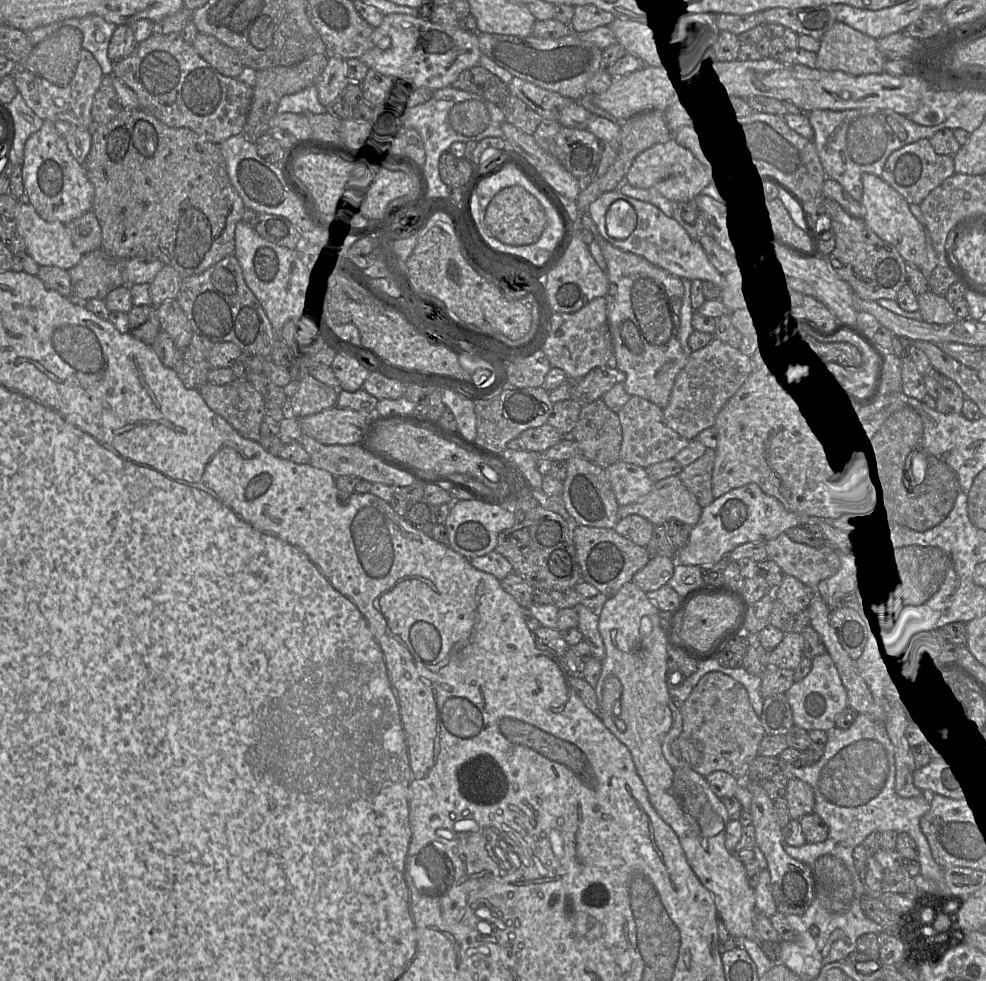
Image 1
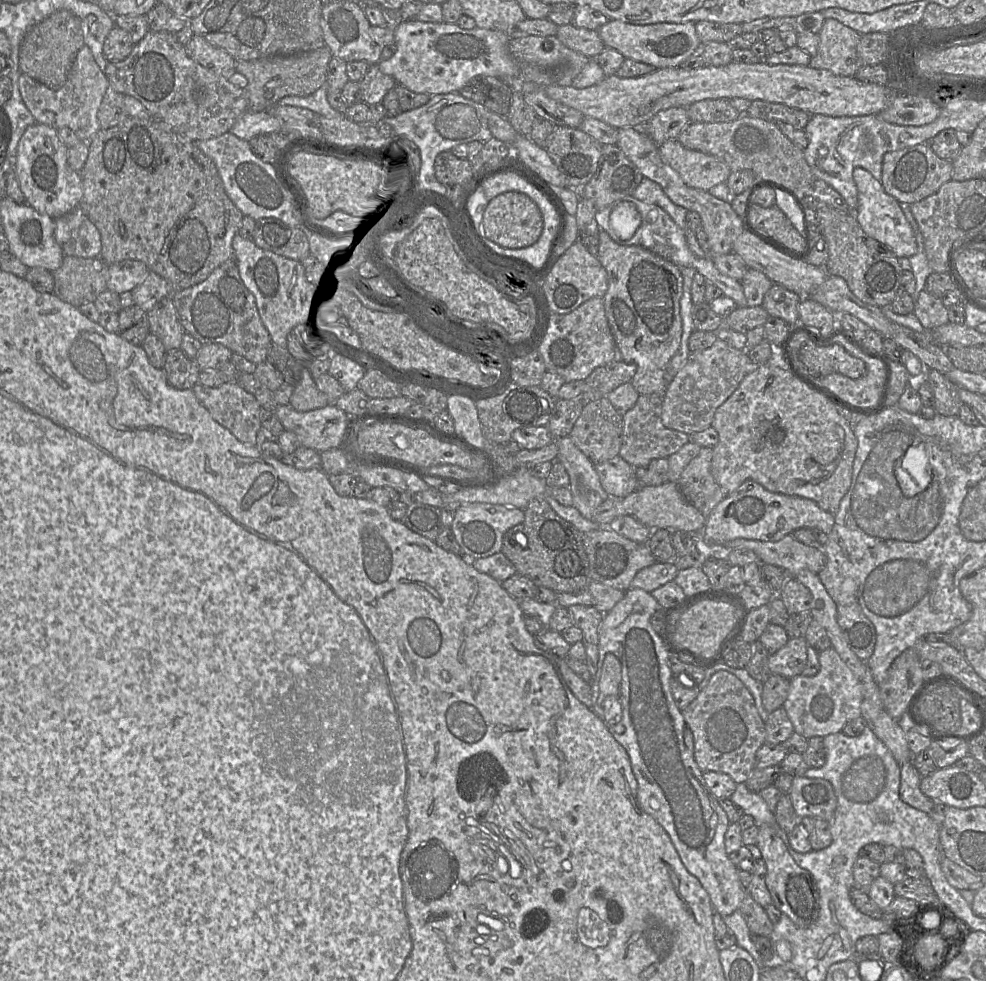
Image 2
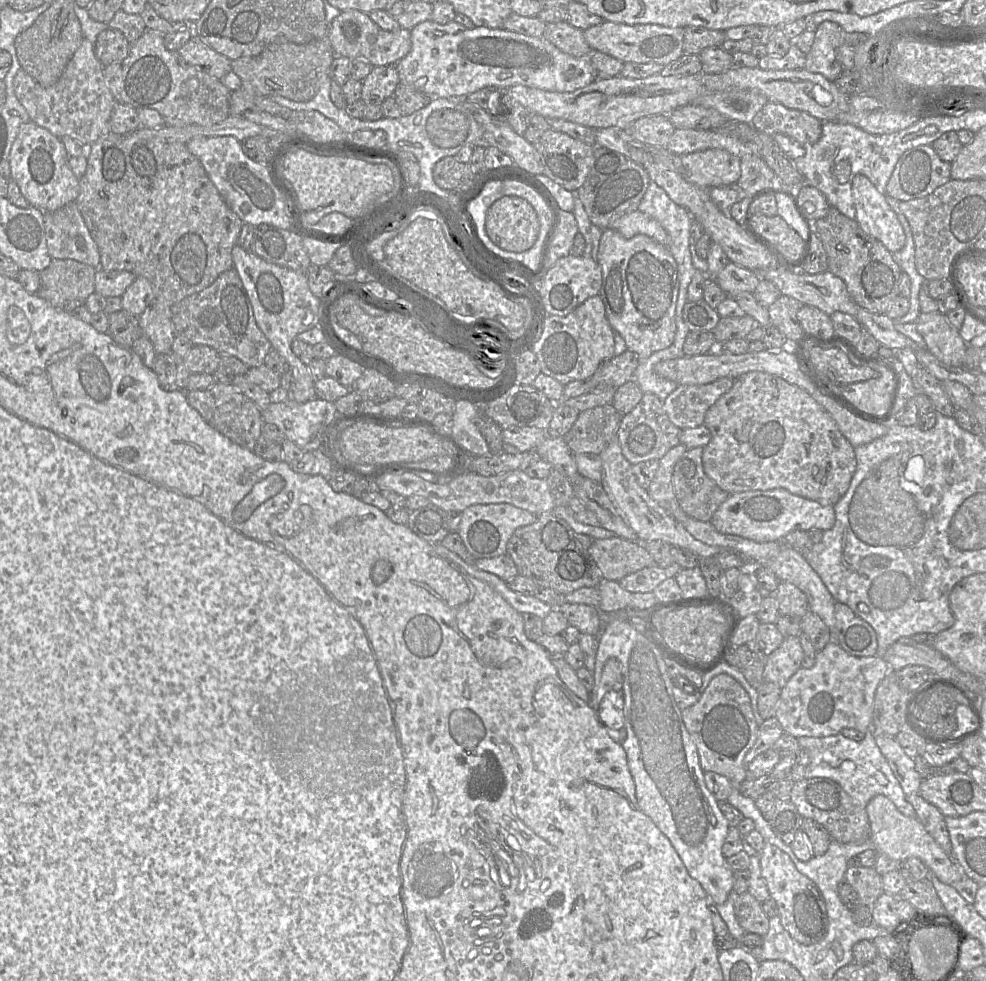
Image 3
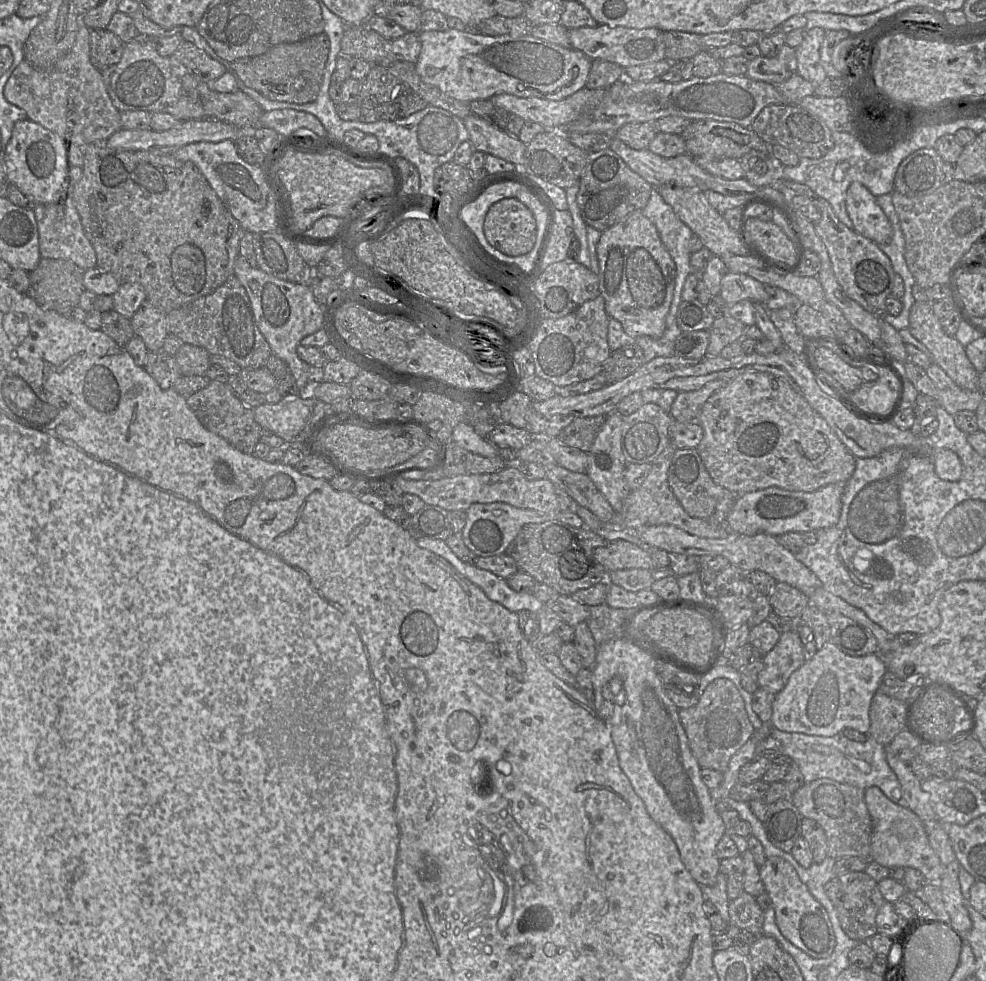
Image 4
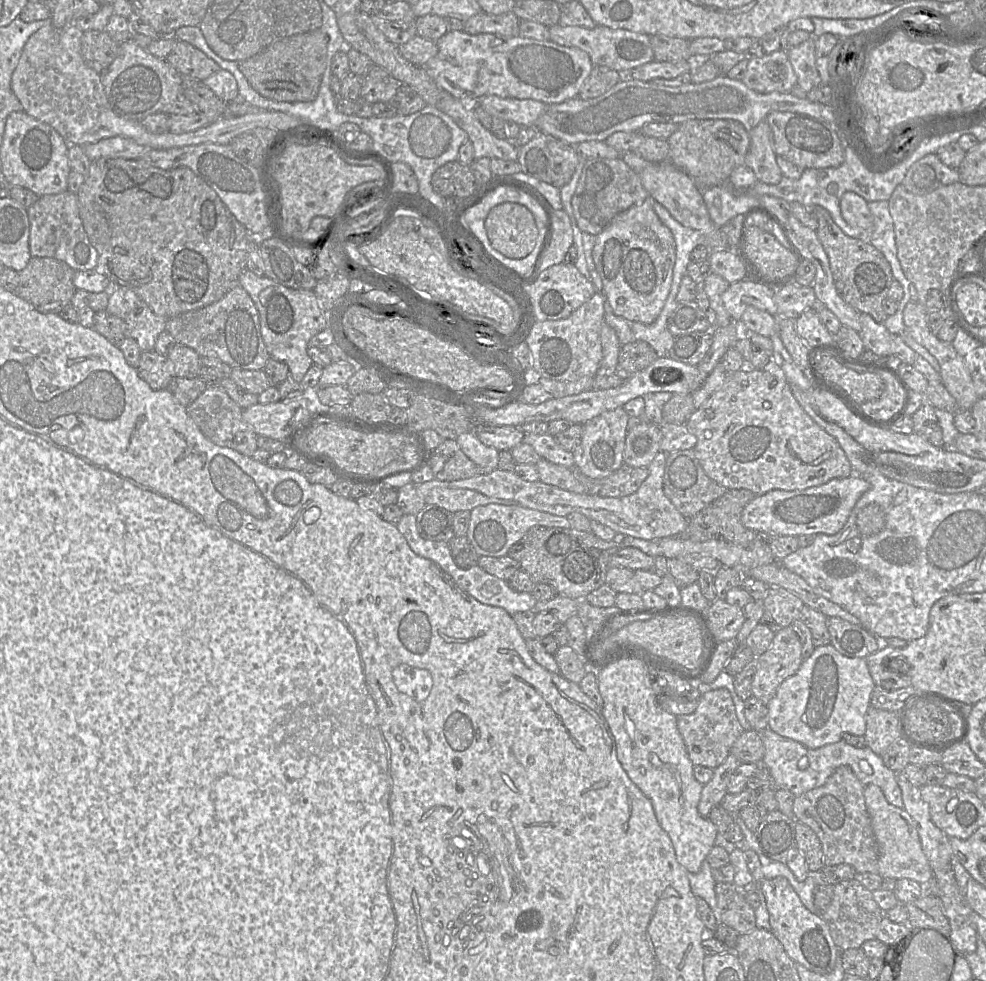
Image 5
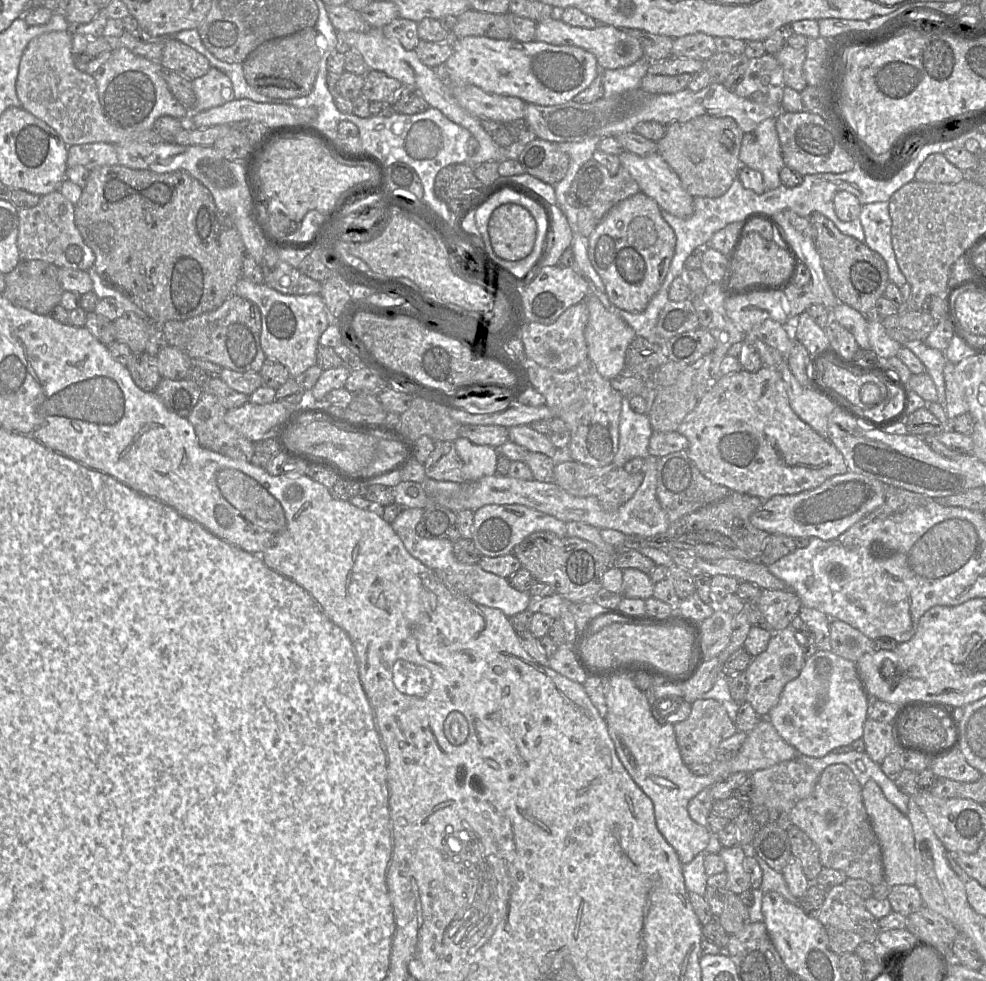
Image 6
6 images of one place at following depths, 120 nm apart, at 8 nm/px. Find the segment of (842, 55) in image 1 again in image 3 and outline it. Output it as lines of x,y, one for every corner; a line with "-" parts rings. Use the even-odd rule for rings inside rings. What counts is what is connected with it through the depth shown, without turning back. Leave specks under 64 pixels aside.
824,21
815,31
811,50
806,54
805,69
820,73
830,81
835,81
843,72
836,59
836,50
844,44
847,32
837,23

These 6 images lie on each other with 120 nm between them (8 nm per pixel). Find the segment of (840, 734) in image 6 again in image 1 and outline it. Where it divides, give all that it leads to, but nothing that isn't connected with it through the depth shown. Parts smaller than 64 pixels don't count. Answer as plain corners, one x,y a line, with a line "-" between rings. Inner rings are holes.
828,653
816,656
812,669
801,681
796,681
785,693
793,711
795,726
807,731
828,731
836,727
836,717
848,705
847,690
844,687
838,669

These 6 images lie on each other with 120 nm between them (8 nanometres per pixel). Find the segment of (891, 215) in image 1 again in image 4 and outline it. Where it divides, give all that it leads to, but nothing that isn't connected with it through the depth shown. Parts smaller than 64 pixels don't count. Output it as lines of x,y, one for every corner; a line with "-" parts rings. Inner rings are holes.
860,182
849,186
846,210
857,233
878,245
891,241
893,228
889,219
877,204
876,197

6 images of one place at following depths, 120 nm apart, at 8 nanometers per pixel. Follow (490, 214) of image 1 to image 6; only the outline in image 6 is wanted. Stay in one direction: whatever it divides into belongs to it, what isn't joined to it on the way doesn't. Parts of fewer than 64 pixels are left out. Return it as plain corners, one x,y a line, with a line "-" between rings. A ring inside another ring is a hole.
503,204
493,211
488,222
488,234
498,257
518,261
532,252
537,237
537,224
524,207

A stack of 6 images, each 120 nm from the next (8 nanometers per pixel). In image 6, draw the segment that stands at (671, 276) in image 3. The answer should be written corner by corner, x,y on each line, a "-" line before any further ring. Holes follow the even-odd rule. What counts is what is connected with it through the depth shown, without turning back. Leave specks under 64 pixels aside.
639,192
616,204
588,237
588,257
606,287
612,304
630,313
640,313
660,289
675,254
676,236
663,219
661,209
652,198

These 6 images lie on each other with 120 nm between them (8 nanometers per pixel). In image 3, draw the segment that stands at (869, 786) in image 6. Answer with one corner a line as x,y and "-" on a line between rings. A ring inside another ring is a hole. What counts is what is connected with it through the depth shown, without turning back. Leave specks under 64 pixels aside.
886,796
873,797
868,802
866,811
870,821
870,841
878,853
900,862
916,857
923,862
931,874
947,885
954,884
966,876
960,864
943,851
918,818
903,815

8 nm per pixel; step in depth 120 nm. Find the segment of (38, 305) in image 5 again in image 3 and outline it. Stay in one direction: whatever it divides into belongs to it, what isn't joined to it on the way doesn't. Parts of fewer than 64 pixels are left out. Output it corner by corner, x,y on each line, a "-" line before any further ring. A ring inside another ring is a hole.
51,259
50,264
39,272
40,287
35,293
48,301
53,307
71,313
85,305
89,295
95,292
97,268
73,259

